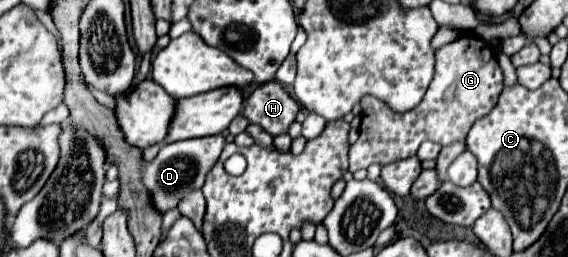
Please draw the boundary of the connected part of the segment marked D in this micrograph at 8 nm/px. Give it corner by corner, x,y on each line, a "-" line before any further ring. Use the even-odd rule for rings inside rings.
221,134
181,140
181,142
173,142
173,144
163,144
157,158
153,162
149,162
143,170
143,182
145,182
145,188
149,188
149,192
153,196
155,208
159,212
175,208
177,202
187,192
199,190
205,182
205,174
217,162
223,146
225,146
225,138

